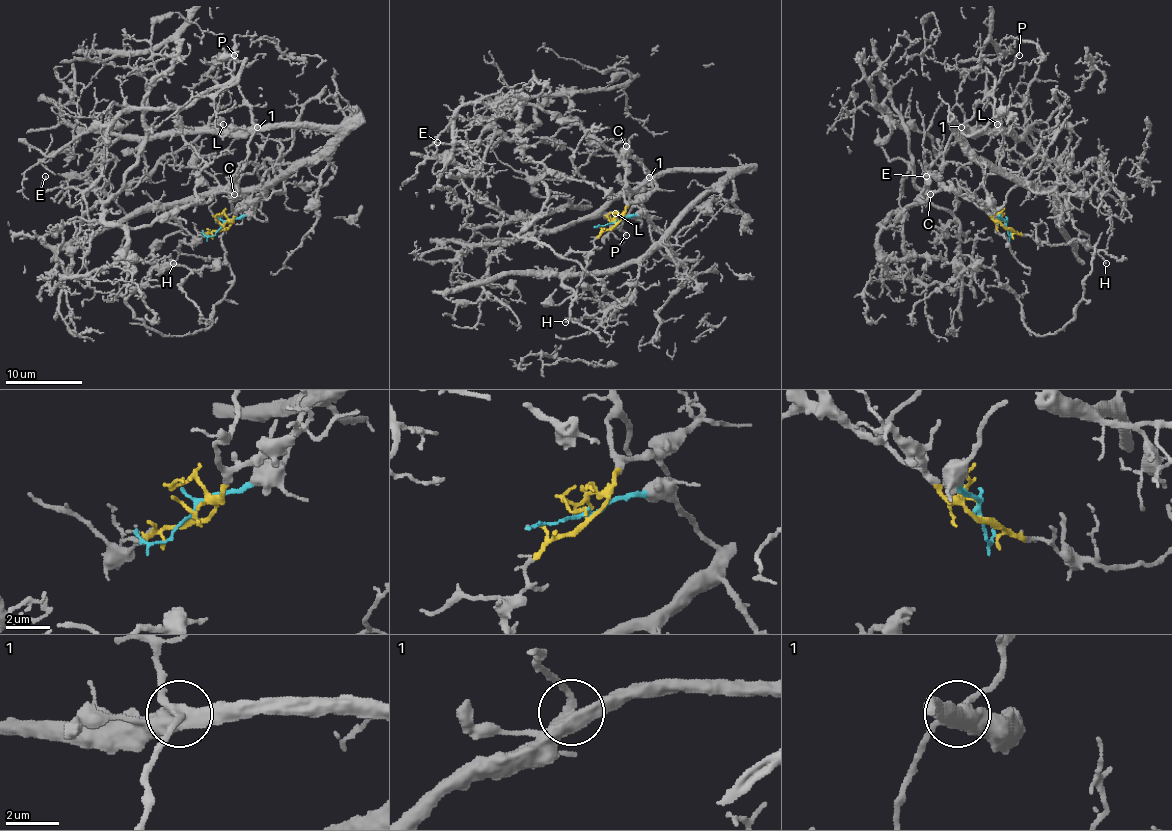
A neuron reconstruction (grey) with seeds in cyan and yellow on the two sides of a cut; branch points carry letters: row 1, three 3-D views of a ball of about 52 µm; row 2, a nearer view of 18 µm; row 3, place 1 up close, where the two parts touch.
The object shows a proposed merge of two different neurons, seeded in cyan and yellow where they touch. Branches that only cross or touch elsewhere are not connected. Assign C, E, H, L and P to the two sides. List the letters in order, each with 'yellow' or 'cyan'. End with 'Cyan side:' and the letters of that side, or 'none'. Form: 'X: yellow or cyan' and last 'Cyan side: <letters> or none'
C: yellow
E: yellow
H: yellow
L: cyan
P: yellow
Cyan side: L

